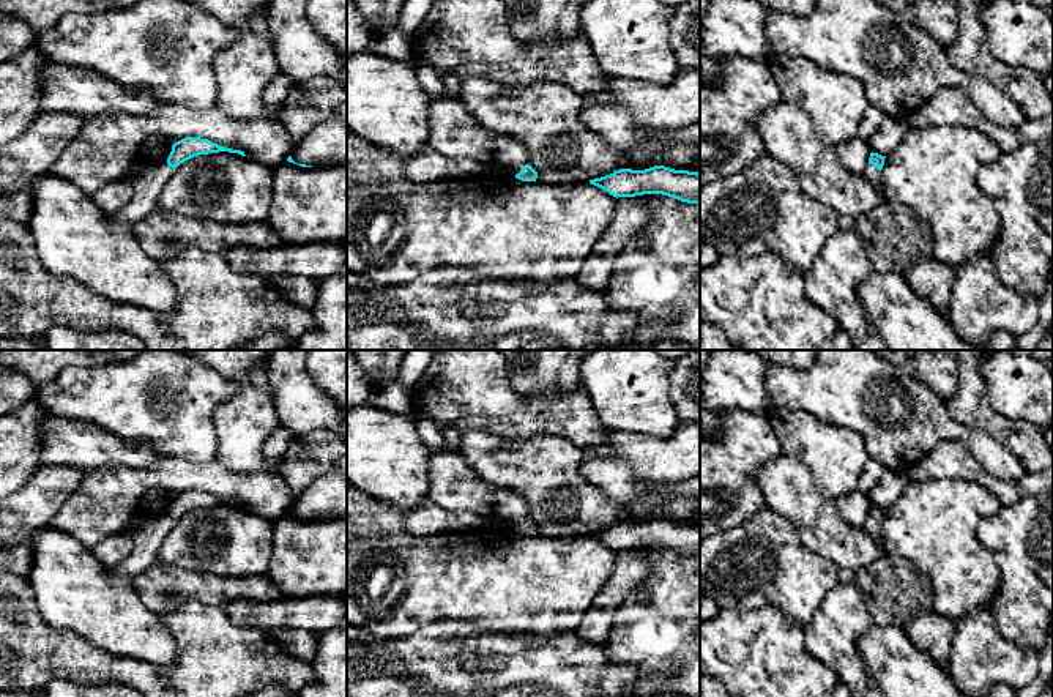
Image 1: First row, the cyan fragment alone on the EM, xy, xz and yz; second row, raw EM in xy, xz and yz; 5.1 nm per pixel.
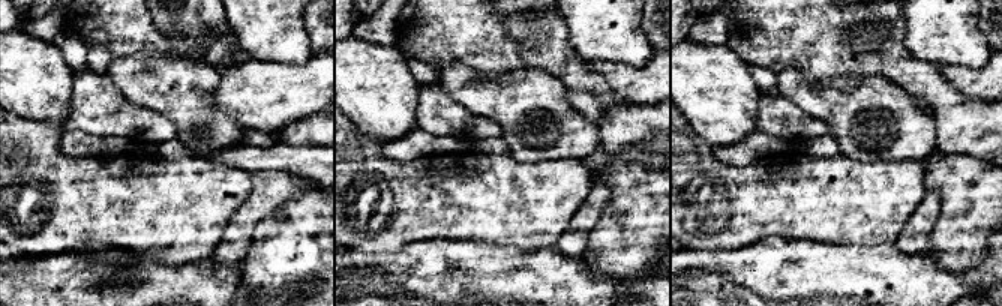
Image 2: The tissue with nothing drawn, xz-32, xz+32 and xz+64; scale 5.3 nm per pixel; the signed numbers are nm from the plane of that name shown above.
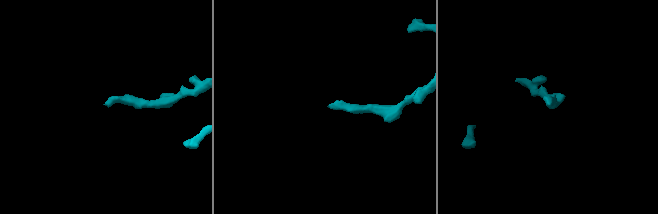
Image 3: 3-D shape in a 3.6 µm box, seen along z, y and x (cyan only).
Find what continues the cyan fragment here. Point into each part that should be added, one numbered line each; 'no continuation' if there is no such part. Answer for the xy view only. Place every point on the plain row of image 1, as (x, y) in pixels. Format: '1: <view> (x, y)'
1: xy (73, 590)

